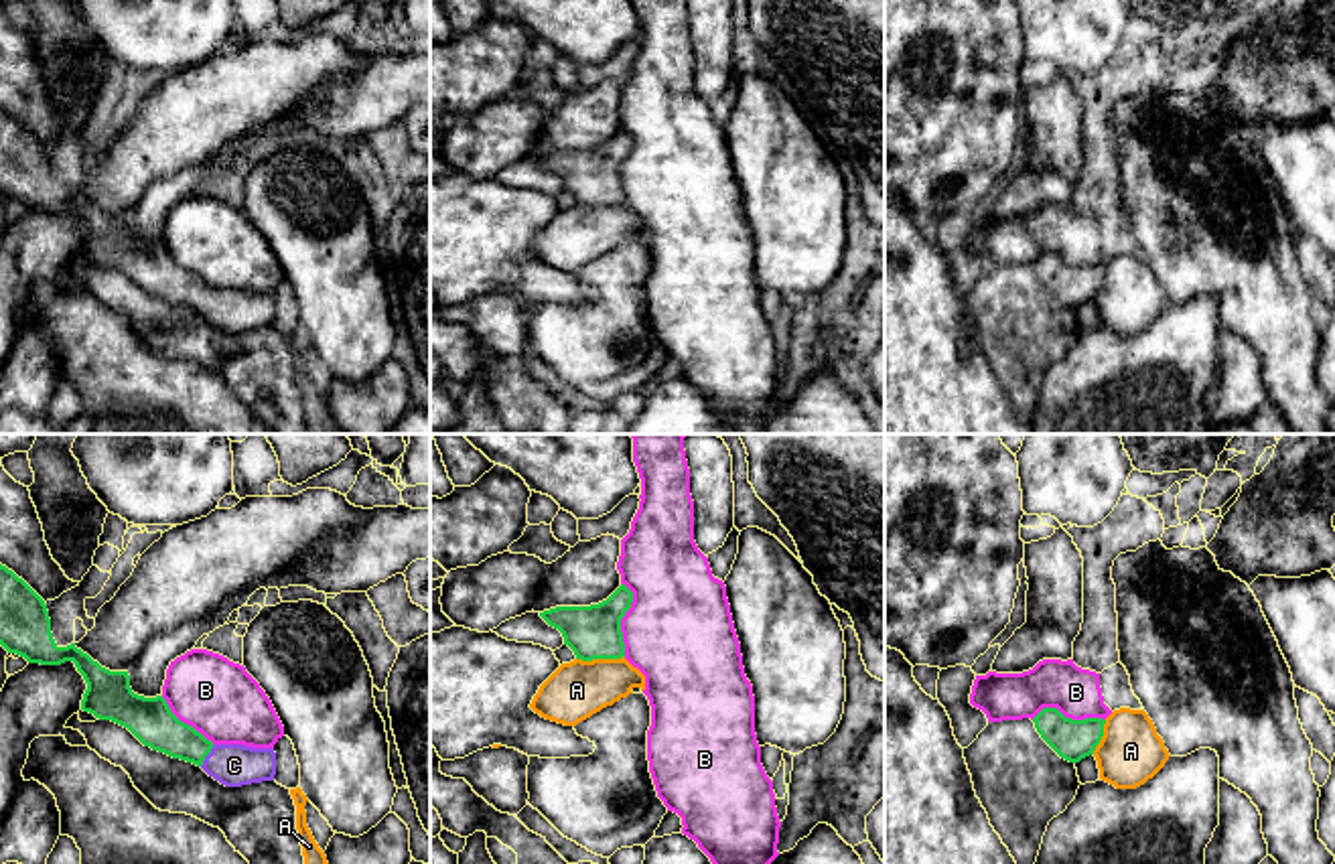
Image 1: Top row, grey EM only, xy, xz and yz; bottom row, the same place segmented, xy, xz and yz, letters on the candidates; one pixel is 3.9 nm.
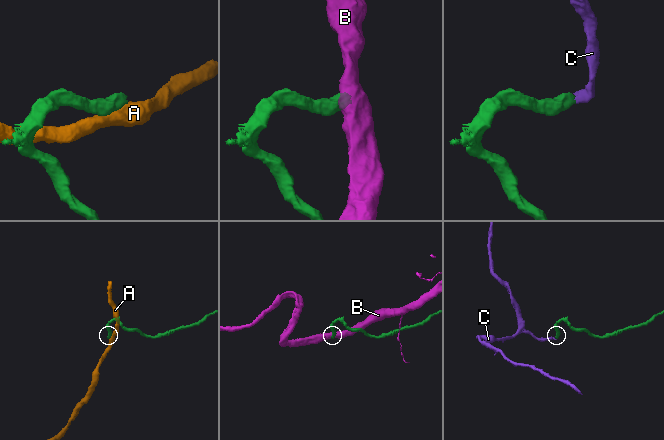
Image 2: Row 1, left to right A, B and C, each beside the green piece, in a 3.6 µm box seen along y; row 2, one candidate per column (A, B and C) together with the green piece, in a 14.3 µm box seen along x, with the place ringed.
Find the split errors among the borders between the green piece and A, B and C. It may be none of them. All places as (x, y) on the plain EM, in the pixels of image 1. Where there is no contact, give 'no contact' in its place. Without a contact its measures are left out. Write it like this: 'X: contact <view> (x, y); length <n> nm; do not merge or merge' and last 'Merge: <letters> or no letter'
A: contact xz (599, 203); length 190 nm; do not merge
B: contact xz (621, 163); length 300 nm; do not merge
C: contact xy (207, 299); length 110 nm; merge
Merge: C

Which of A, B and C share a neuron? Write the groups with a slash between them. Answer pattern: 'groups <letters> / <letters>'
groups A / B / C

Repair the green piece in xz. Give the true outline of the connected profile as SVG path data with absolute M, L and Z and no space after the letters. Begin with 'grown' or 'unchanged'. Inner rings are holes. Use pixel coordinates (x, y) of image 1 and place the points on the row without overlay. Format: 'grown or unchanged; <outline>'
unchanged; M621 130L607 146L590 152L556 152L540 162L564 183L576 205L621 205L625 189L621 164L631 154L633 138Z

